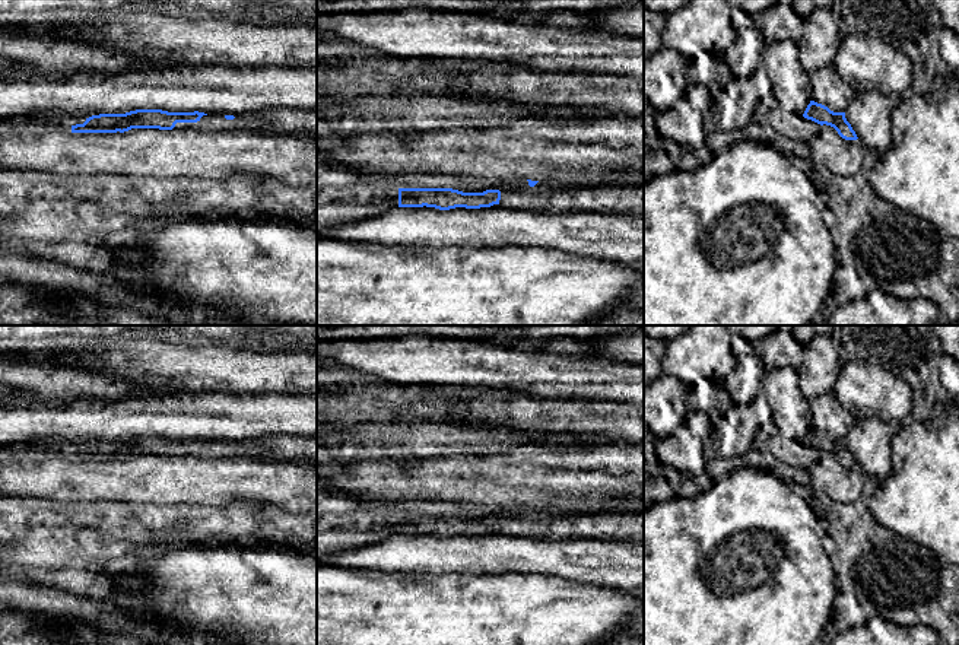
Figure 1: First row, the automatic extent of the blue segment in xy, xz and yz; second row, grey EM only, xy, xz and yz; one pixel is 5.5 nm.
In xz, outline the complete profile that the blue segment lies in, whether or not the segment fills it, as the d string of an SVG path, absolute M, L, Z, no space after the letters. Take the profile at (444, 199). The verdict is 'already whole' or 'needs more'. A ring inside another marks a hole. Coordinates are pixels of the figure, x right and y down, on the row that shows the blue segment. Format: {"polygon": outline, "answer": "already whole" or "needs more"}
{"polygon": "M527 181L530 187L525 190L486 190L483 193L463 193L452 188L390 188L380 193L363 184L349 188L324 188L317 193L317 235L328 226L342 225L347 220L365 219L394 207L426 206L450 210L455 207L480 209L501 204L504 207L537 212L594 212L644 216L644 184L617 181L600 182L596 185L562 185L544 181Z", "answer": "needs more"}

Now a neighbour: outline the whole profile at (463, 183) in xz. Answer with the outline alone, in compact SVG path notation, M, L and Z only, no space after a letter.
M317 150L317 193L324 188L349 188L361 184L380 193L390 188L452 188L463 193L483 193L486 190L525 190L530 187L527 179L495 182L471 175L410 174L361 178L346 166L346 162L336 161Z

